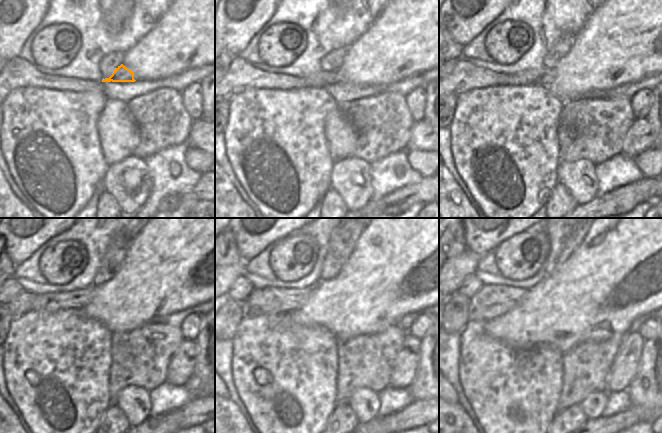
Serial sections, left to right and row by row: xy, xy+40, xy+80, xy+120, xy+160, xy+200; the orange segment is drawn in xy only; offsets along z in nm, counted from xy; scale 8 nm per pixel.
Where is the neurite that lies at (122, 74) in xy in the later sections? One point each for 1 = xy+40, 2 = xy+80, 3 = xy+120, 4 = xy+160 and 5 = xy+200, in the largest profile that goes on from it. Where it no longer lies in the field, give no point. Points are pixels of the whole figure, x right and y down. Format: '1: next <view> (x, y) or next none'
1: next xy+40 (322, 79)
2: next xy+80 (544, 77)
3: next xy+120 (75, 299)
4: next xy+160 (262, 301)
5: next xy+200 (489, 302)

